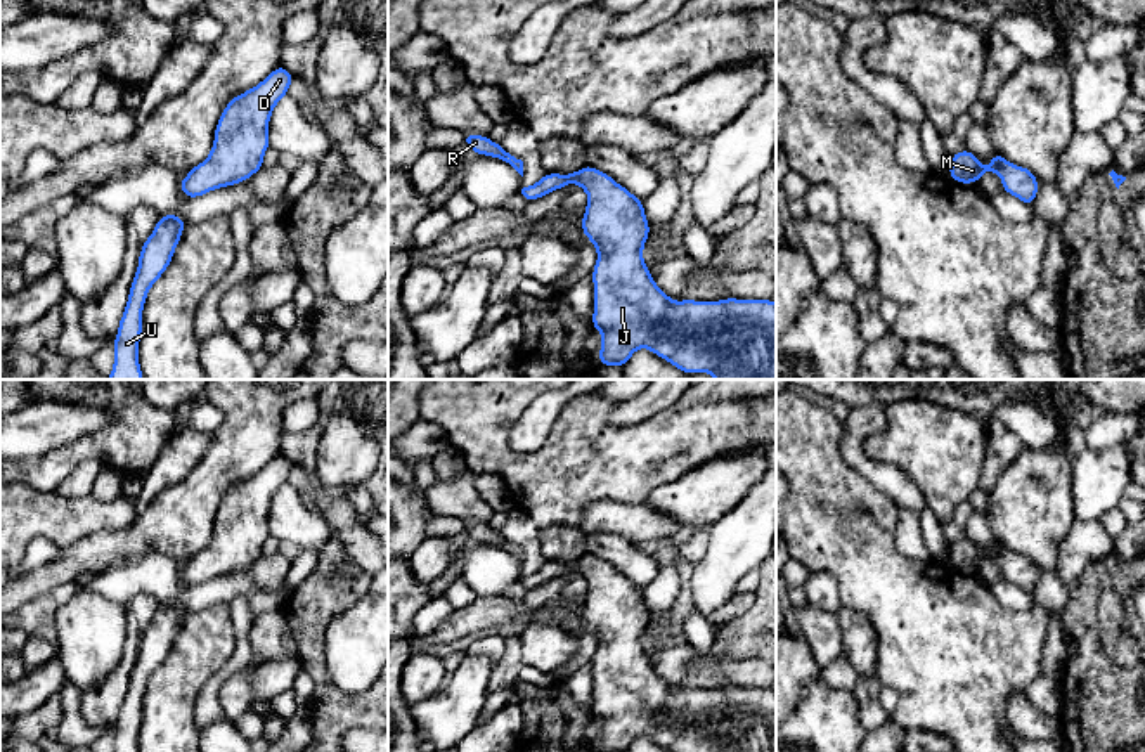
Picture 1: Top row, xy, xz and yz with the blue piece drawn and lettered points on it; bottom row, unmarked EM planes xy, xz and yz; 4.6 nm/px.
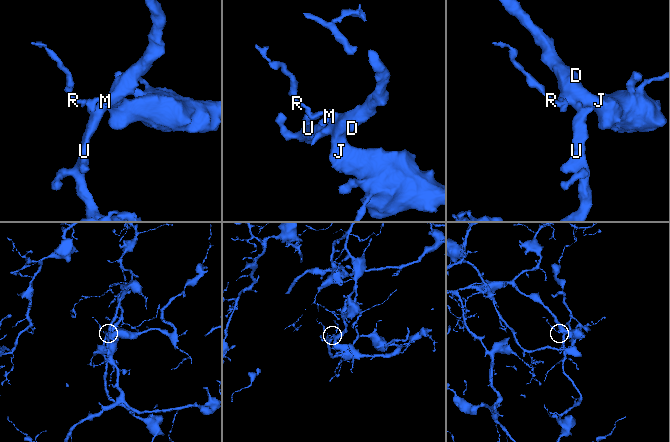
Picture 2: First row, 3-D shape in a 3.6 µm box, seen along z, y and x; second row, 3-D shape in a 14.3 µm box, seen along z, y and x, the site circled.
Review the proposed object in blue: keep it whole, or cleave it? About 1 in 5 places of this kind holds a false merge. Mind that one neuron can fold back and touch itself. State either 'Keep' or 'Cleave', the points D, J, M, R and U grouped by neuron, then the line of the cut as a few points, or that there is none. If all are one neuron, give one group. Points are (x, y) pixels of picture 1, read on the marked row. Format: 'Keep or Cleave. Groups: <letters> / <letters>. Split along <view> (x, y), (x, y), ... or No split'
Keep. Groups: D J M R U. No split

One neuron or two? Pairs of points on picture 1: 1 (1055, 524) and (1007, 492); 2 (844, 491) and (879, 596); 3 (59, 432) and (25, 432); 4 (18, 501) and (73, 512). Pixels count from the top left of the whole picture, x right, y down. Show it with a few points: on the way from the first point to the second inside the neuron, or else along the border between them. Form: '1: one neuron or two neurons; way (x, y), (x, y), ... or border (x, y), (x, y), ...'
1: one neuron; way (1043, 522), (1019, 501)
2: one neuron; way (844, 517), (844, 525), (853, 536), (868, 570)
3: one neuron; way (51, 432), (33, 432)
4: one neuron; way (32, 512), (59, 512)

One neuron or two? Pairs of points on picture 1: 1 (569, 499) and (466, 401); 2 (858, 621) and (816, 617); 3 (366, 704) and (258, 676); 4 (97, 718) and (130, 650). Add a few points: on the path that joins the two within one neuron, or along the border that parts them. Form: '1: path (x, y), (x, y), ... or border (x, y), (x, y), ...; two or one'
1: path (539, 482), (518, 470), (478, 430); one
2: border (835, 614), (844, 654); two
3: border (297, 655), (304, 667); two
4: path (104, 700), (116, 685), (123, 667); one

